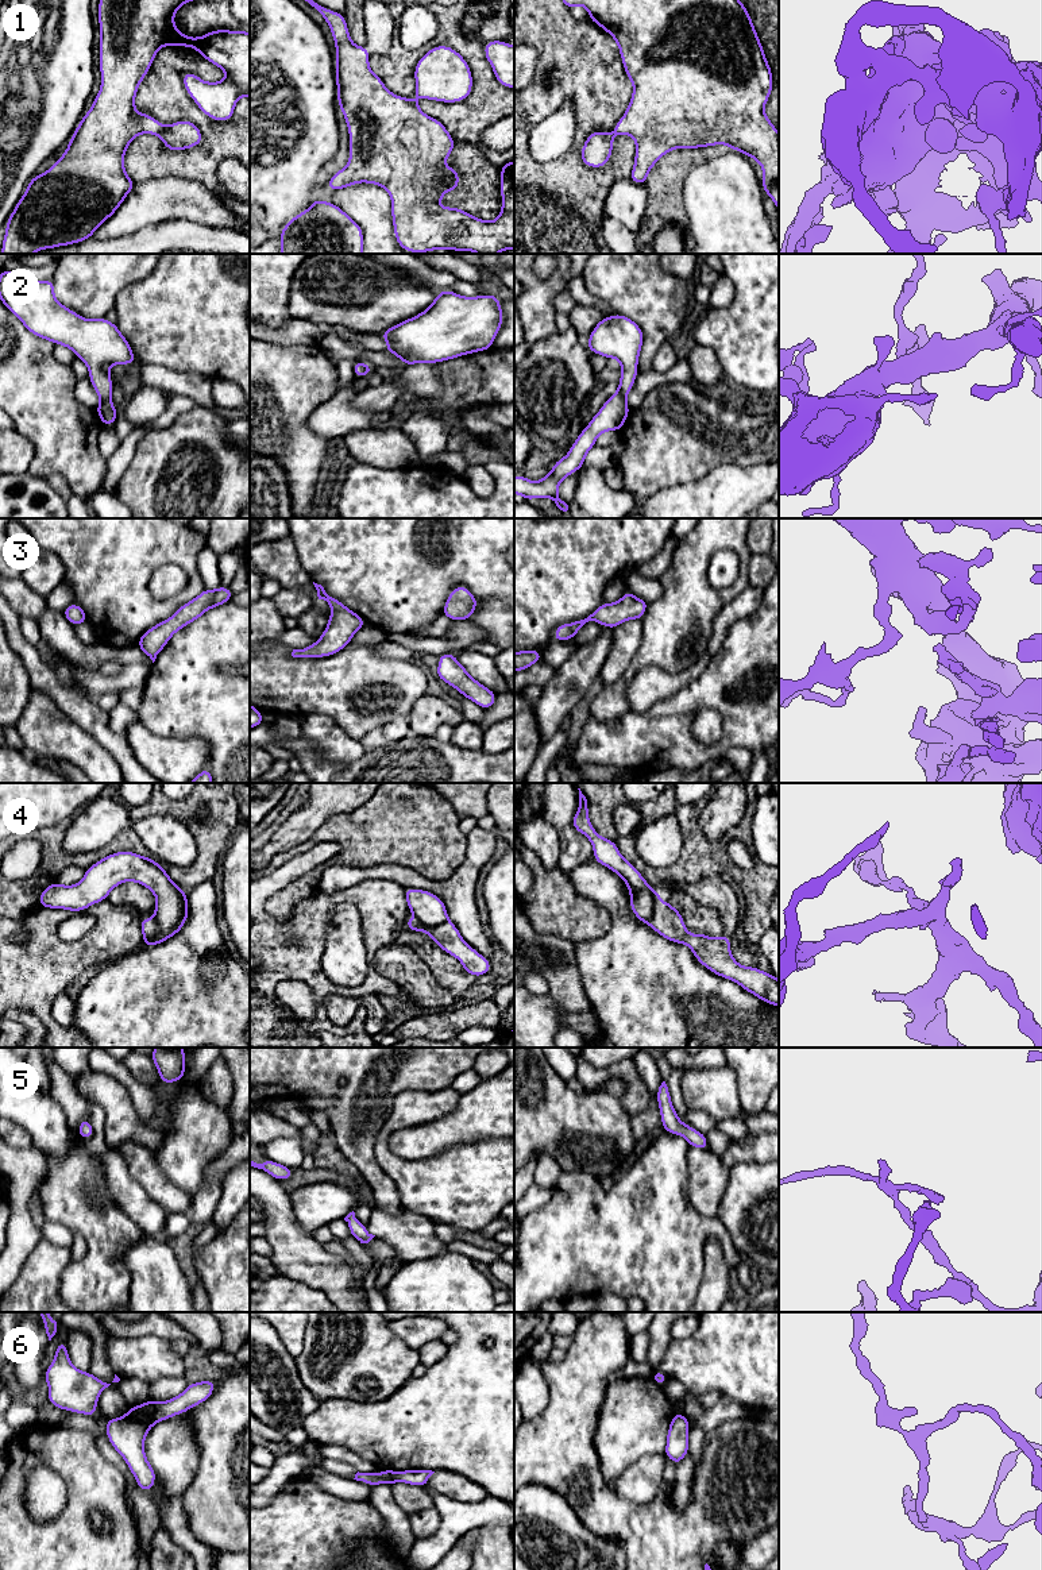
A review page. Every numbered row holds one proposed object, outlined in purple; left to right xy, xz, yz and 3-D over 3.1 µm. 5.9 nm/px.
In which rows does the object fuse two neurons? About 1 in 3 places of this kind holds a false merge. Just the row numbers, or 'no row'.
4

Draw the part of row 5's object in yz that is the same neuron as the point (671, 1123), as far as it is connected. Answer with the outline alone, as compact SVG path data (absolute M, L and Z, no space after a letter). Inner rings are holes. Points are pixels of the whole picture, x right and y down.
M663 1081L661 1085L659 1087L656 1092L656 1099L659 1102L664 1131L668 1131L675 1135L683 1135L687 1139L690 1147L709 1150L706 1134L696 1131L694 1127L690 1127L678 1118L665 1081Z

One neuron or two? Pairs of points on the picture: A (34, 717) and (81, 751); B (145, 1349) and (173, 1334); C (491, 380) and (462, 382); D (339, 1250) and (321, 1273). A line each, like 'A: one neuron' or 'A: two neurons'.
A: one neuron
B: two neurons
C: one neuron
D: two neurons

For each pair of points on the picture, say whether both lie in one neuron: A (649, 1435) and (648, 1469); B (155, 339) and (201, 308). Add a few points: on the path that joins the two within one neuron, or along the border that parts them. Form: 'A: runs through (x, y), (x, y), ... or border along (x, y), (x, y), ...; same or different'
A: border along (663, 1453), (643, 1455), (622, 1473); different
B: runs through (166, 328), (177, 317), (186, 316), (190, 312); same

